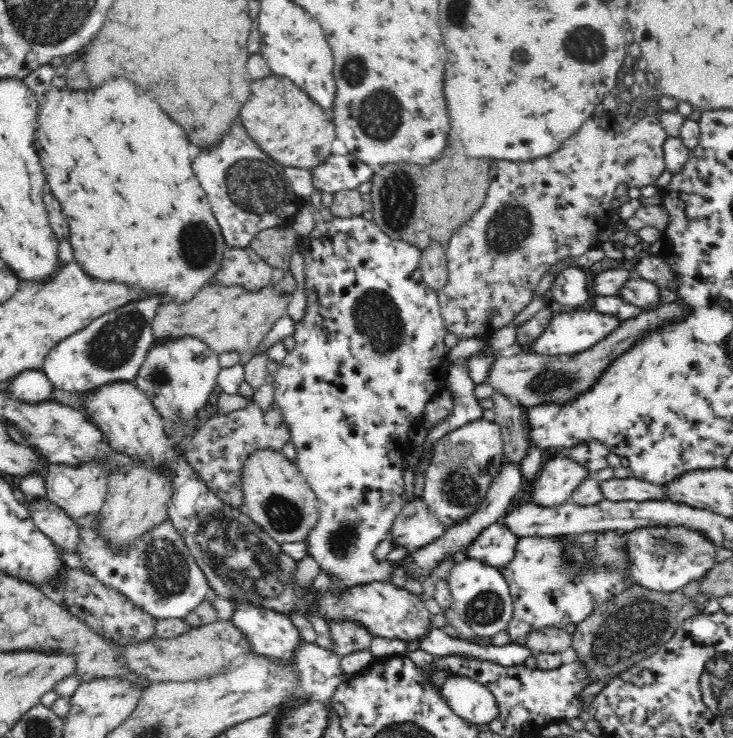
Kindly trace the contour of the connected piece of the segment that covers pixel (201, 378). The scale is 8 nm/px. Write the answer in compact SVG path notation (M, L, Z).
M194 336L156 341L146 352L133 383L146 394L151 404L168 420L192 416L208 408L217 392L217 376L221 371L218 353Z

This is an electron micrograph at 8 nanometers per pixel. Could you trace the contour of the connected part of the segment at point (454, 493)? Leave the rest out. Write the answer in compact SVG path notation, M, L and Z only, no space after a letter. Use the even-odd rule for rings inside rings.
M478 418L473 420L448 434L445 434L433 446L433 457L431 463L427 465L425 473L425 487L422 500L426 503L430 512L443 522L447 527L458 524L468 518L484 500L486 490L489 488L496 470L500 470L500 464L504 460L503 440L501 438L501 428L494 420Z

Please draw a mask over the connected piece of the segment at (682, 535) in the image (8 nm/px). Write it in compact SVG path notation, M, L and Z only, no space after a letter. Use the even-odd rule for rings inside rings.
M653 526L637 528L628 533L629 575L636 584L641 584L648 590L658 592L676 592L692 580L702 579L710 568L715 565L714 552L716 547L710 543L700 531L684 527Z

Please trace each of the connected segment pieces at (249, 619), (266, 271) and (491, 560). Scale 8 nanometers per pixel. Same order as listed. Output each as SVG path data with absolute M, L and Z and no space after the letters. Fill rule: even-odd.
M234 600L234 610L230 618L239 631L242 631L246 642L250 643L252 651L262 656L271 656L275 659L291 662L294 656L294 650L298 648L300 642L300 633L290 622L290 619L283 612L276 612L271 608L256 606L245 600Z
M251 247L228 249L217 273L222 286L239 284L250 292L257 292L271 282L273 268Z
M494 523L468 546L467 557L503 568L514 558L518 540L506 525Z

